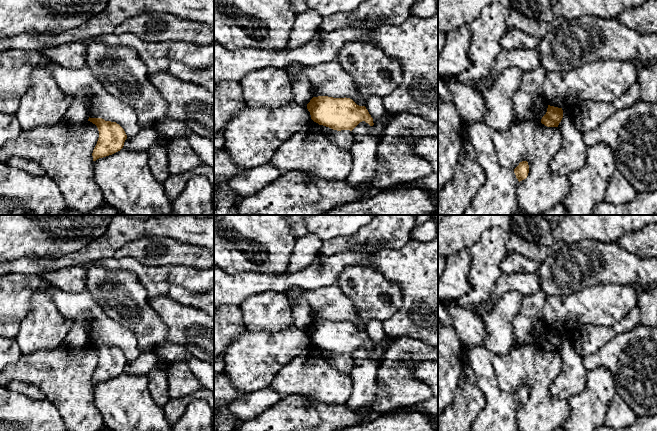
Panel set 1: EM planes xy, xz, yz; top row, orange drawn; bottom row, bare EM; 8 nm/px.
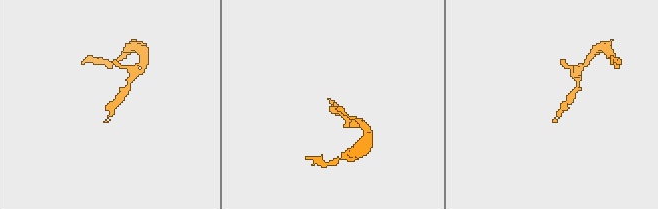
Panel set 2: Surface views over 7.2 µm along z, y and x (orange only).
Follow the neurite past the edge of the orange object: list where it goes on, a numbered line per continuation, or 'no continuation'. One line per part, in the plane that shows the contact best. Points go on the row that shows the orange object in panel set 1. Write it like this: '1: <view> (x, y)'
1: yz (497, 196)

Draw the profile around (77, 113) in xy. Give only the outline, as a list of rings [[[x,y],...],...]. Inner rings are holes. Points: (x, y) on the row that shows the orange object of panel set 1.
[[[73,101],[68,110],[65,113],[64,120],[72,124],[84,123],[89,119],[89,112],[86,105],[79,102]]]

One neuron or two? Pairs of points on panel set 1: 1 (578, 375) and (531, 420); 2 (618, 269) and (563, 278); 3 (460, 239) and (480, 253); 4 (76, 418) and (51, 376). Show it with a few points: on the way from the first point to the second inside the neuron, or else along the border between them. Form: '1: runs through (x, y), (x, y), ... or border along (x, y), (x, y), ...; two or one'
1: border along (560, 373), (552, 382), (550, 393), (567, 400); two
2: runs through (604, 269), (591, 274), (586, 269), (577, 269); one
3: border along (486, 229), (469, 247); two
4: runs through (76, 408), (73, 398), (61, 386); one

